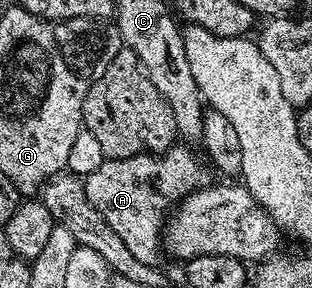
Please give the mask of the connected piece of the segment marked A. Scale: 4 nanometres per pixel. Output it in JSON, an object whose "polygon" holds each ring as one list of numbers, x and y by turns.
{"polygon":[[172,145,165,151,130,155,124,159,104,158,101,169,93,169,93,173,83,179,89,205,109,221,113,233,125,241,133,257,145,261,145,265,150,267,159,267,165,259,161,240,165,220,173,205,212,182,212,168,204,162,200,152,187,145,179,146]]}

